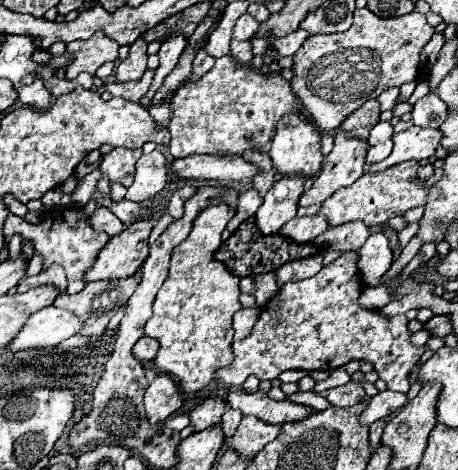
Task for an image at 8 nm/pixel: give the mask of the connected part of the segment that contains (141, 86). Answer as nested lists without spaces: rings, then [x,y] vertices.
[[[146,71],[142,75],[142,79],[136,81],[136,83],[116,83],[114,81],[114,83],[106,83],[104,89],[108,93],[112,93],[113,97],[122,97],[122,99],[138,103],[140,97],[148,91],[148,85],[152,83],[152,77],[154,77],[154,71]]]

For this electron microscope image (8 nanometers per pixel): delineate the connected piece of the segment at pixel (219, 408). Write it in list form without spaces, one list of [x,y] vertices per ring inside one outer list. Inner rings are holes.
[[[206,399],[204,403],[200,403],[198,407],[194,407],[190,411],[190,425],[194,427],[194,431],[204,431],[210,429],[214,425],[220,425],[220,417],[224,413],[224,401],[222,399]]]

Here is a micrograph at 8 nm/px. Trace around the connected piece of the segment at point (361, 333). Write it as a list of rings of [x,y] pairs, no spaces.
[[[342,253],[336,261],[324,265],[318,275],[284,285],[284,289],[264,305],[252,333],[246,339],[232,343],[234,363],[218,369],[216,379],[224,385],[240,387],[248,375],[256,375],[260,381],[274,381],[288,369],[332,371],[352,359],[362,359],[374,365],[378,377],[386,381],[388,389],[408,393],[408,375],[426,347],[414,347],[410,343],[406,317],[386,319],[378,311],[364,309],[356,303],[364,289],[362,277],[356,269],[356,257],[358,253]]]

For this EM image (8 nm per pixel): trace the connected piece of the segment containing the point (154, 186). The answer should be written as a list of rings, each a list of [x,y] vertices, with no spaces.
[[[156,149],[148,155],[142,155],[136,163],[134,183],[128,187],[126,199],[144,201],[160,193],[168,183],[168,163],[166,157]]]

